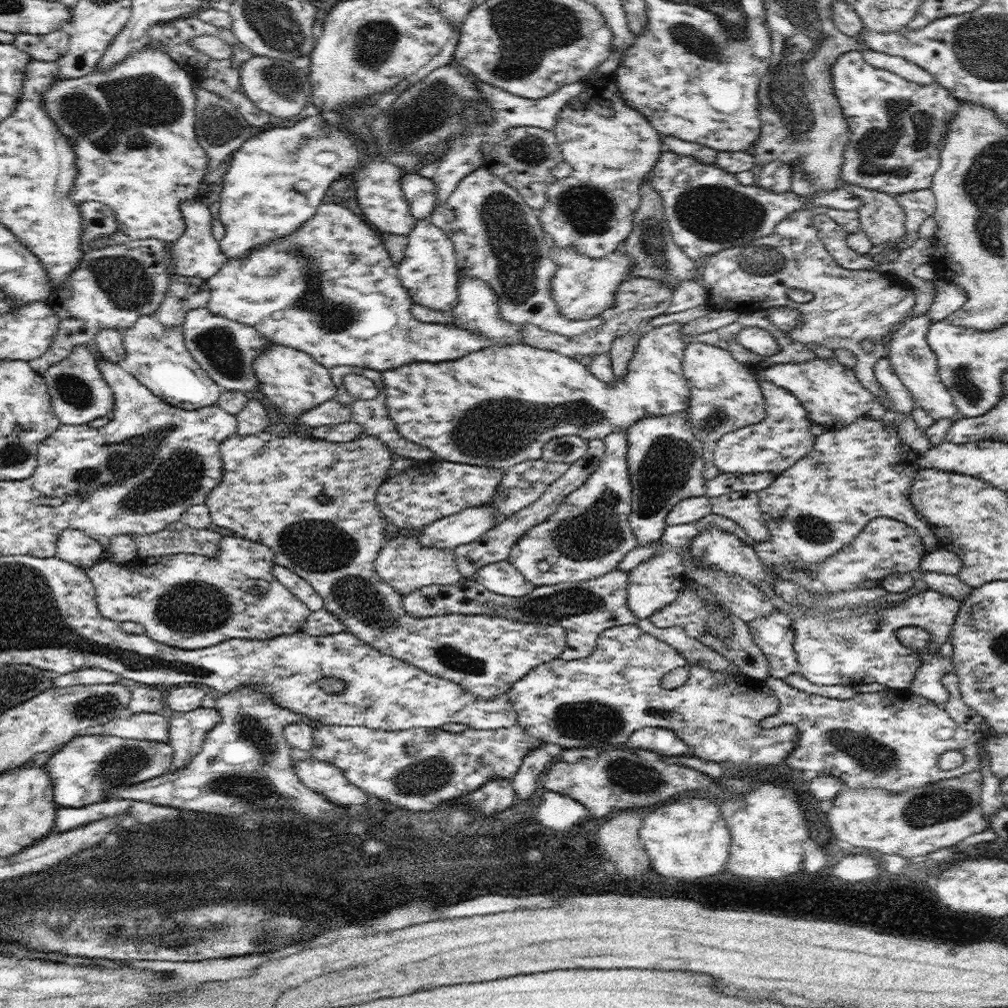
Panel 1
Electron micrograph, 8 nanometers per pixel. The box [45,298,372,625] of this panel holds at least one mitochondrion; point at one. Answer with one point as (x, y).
(178, 478)

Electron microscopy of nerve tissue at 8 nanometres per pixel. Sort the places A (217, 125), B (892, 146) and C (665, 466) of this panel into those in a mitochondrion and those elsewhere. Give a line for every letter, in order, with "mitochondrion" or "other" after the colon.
A: mitochondrion
B: mitochondrion
C: mitochondrion

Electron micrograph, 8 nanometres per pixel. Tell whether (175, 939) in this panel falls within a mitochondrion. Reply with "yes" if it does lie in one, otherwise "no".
yes

